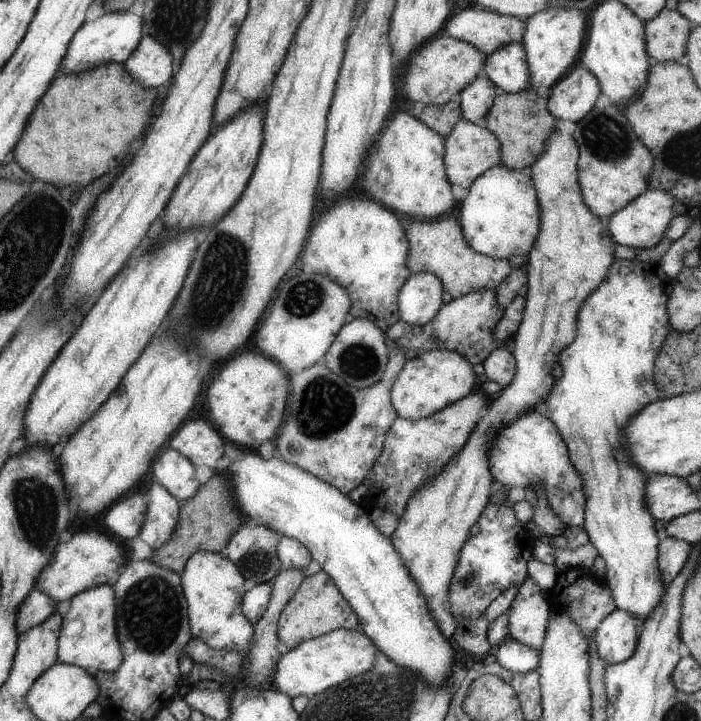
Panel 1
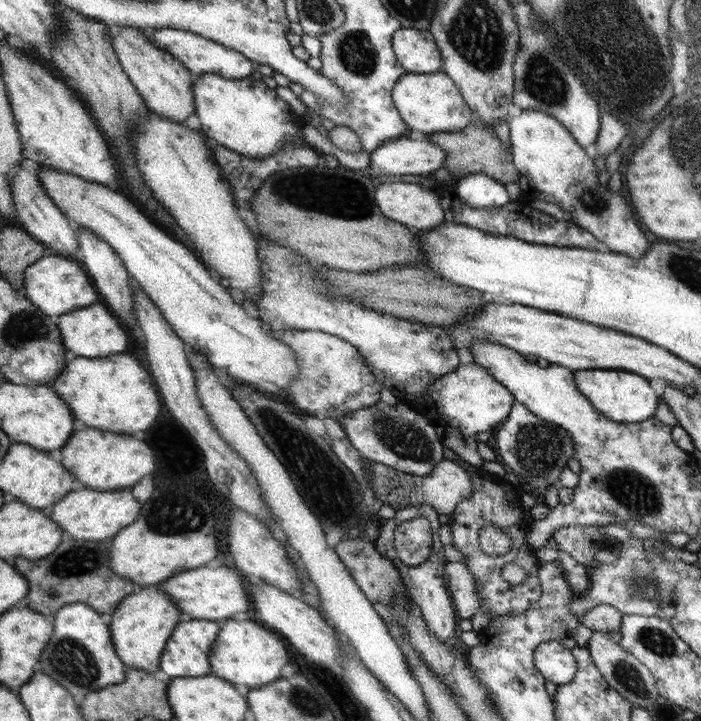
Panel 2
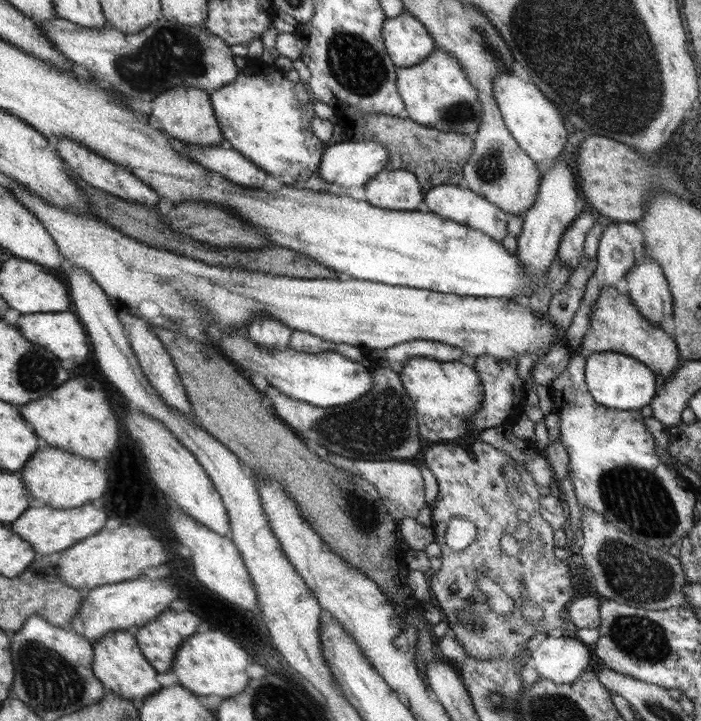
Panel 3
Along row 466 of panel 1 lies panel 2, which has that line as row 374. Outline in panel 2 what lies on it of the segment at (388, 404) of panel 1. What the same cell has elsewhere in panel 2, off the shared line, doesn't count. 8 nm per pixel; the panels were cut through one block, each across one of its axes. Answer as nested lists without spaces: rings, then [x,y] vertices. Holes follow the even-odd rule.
[[[302,329],[284,331],[282,340],[295,352],[299,364],[299,376],[284,392],[306,415],[340,420],[346,413],[371,407],[380,399],[383,384],[349,341],[330,333]]]

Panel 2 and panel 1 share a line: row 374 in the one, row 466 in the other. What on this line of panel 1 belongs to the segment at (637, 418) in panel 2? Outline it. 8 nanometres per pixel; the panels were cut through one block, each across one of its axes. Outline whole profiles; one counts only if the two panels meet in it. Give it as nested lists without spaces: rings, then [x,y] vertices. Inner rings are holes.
[[[618,259],[616,262],[613,262],[612,269],[609,270],[609,276],[598,285],[598,288],[588,298],[585,298],[584,305],[582,305],[580,313],[578,313],[577,337],[574,339],[574,342],[571,342],[562,350],[559,358],[560,366],[562,366],[562,377],[555,380],[550,396],[545,400],[544,408],[542,409],[543,413],[561,431],[562,438],[565,439],[566,446],[569,449],[569,457],[572,459],[577,472],[581,475],[586,497],[585,525],[583,529],[589,536],[589,541],[594,544],[598,554],[602,556],[606,563],[604,584],[609,586],[609,589],[612,591],[618,609],[634,613],[638,618],[642,618],[643,622],[657,612],[659,606],[664,602],[666,590],[664,589],[665,584],[662,582],[660,564],[656,564],[656,558],[660,558],[658,544],[661,544],[661,542],[658,540],[658,534],[656,534],[659,530],[656,530],[656,522],[654,522],[654,517],[650,514],[648,503],[645,501],[646,474],[643,473],[643,470],[638,465],[635,465],[635,460],[631,457],[631,454],[627,453],[625,428],[626,425],[629,425],[629,420],[644,409],[646,405],[665,397],[665,392],[656,383],[656,360],[660,356],[665,340],[674,330],[672,323],[668,322],[669,314],[666,314],[666,302],[669,302],[668,294],[666,294],[667,284],[664,284],[664,280],[652,270],[652,265],[654,264],[643,263],[638,260]]]

